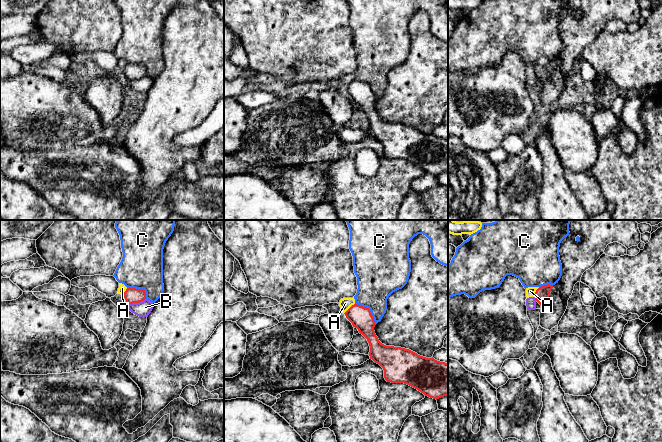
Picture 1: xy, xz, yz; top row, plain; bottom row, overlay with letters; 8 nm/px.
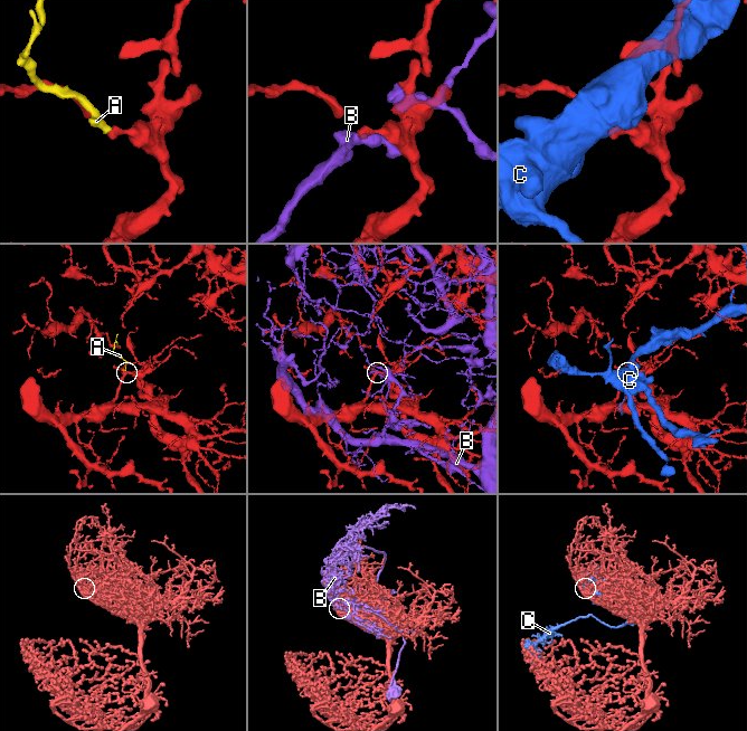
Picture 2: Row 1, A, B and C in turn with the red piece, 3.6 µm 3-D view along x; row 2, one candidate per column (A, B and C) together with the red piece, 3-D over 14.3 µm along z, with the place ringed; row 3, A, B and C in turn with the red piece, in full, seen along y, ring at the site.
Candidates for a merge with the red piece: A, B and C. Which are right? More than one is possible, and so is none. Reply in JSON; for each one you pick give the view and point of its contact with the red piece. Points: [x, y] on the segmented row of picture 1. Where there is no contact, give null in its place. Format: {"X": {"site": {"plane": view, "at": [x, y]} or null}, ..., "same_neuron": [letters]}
{"same_neuron": []}

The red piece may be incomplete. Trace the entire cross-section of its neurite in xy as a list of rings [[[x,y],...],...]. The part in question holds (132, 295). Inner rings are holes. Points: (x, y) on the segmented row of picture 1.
[[[127,288],[123,297],[128,304],[139,303],[146,299],[146,292],[144,289]]]

